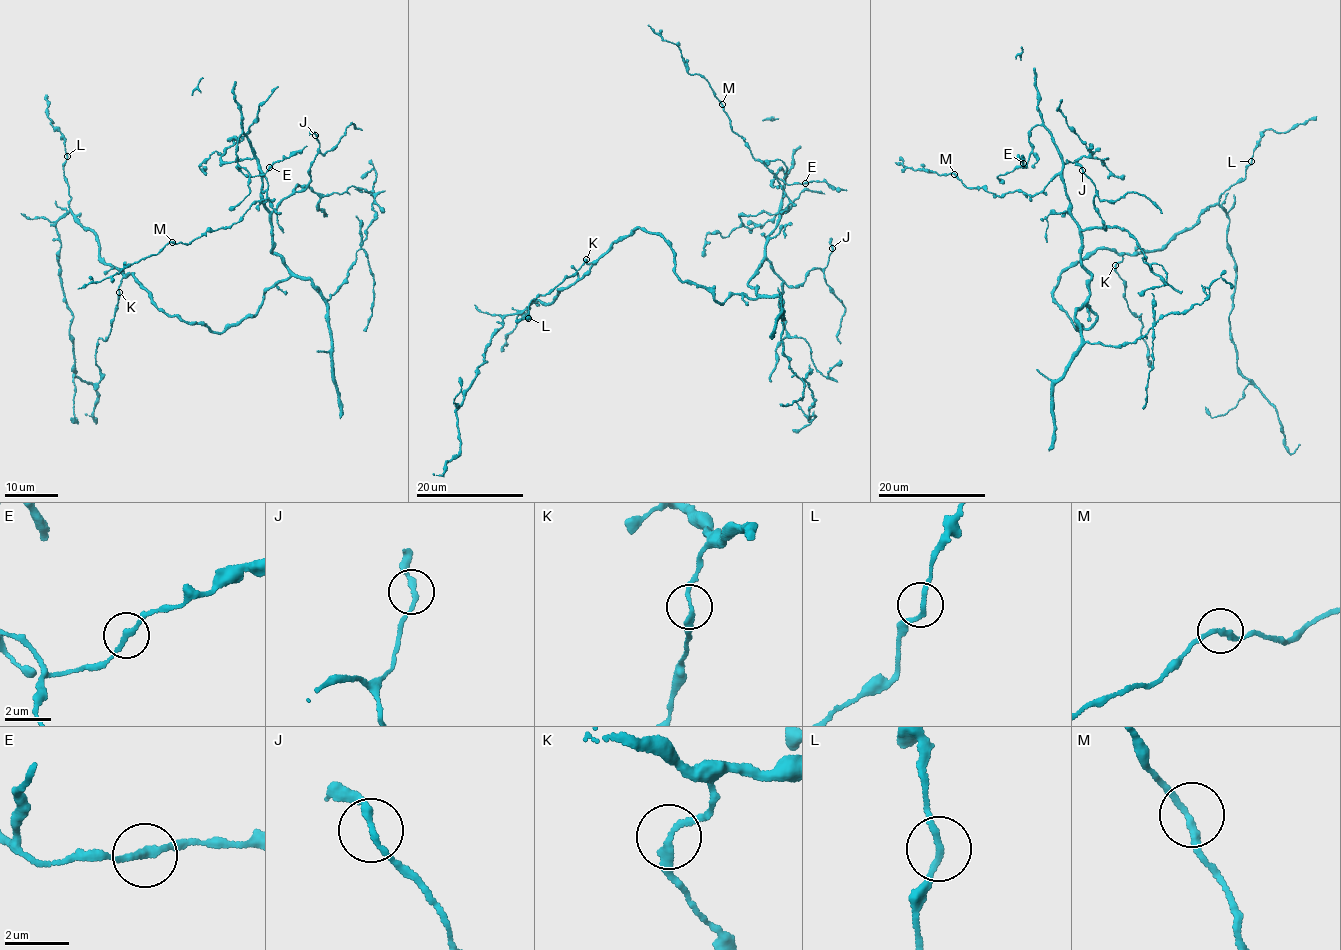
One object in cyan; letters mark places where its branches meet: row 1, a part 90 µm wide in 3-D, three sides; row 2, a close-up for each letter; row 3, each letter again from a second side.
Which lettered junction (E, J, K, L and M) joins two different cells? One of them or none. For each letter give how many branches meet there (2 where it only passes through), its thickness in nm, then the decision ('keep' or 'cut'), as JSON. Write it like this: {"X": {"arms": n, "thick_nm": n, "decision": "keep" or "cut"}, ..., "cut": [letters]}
{"E": {"arms": 2, "thick_nm": 200, "decision": "keep"}, "J": {"arms": 2, "thick_nm": 200, "decision": "keep"}, "K": {"arms": 2, "thick_nm": 200, "decision": "keep"}, "L": {"arms": 2, "thick_nm": 200, "decision": "keep"}, "M": {"arms": 2, "thick_nm": 200, "decision": "keep"}, "cut": []}

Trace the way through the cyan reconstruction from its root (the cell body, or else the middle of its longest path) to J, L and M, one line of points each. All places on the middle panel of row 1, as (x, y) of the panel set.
J: (673, 257), (681, 280), (723, 303), (758, 297), (749, 284), (765, 259), (793, 286), (825, 267), (832, 248)
L: (673, 257), (663, 237), (637, 228), (613, 244), (550, 302), (535, 301), (527, 306), (521, 320), (528, 318)
M: (673, 257), (681, 280), (716, 301), (758, 297), (750, 281), (789, 211), (777, 176), (732, 129), (722, 104)

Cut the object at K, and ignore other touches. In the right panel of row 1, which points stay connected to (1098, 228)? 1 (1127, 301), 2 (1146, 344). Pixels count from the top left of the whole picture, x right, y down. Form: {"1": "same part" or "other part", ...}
{"1": "other part", "2": "other part"}

